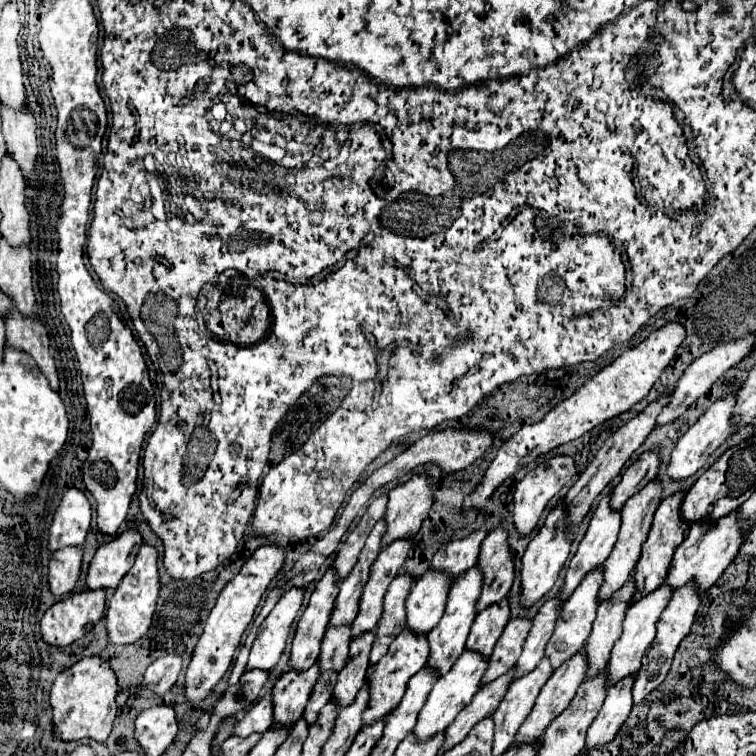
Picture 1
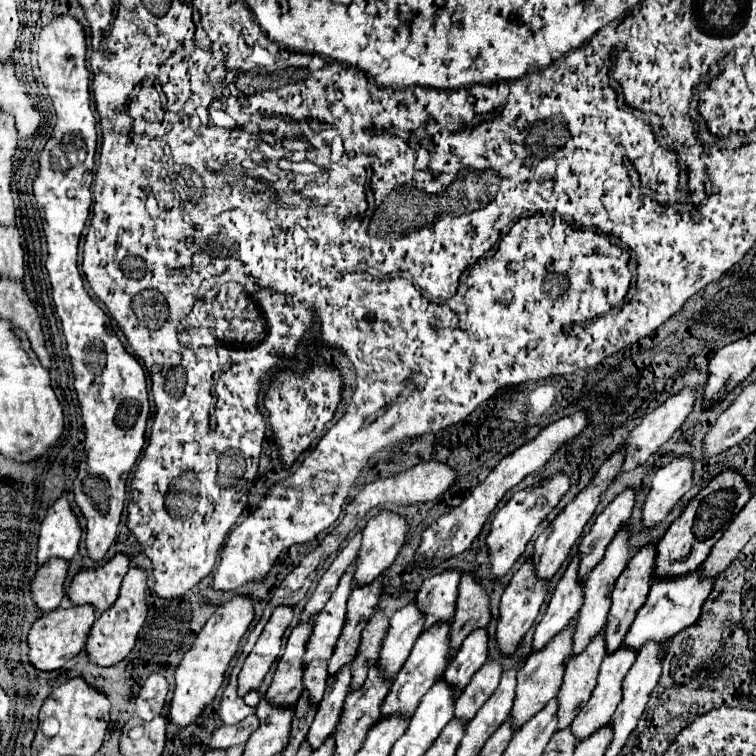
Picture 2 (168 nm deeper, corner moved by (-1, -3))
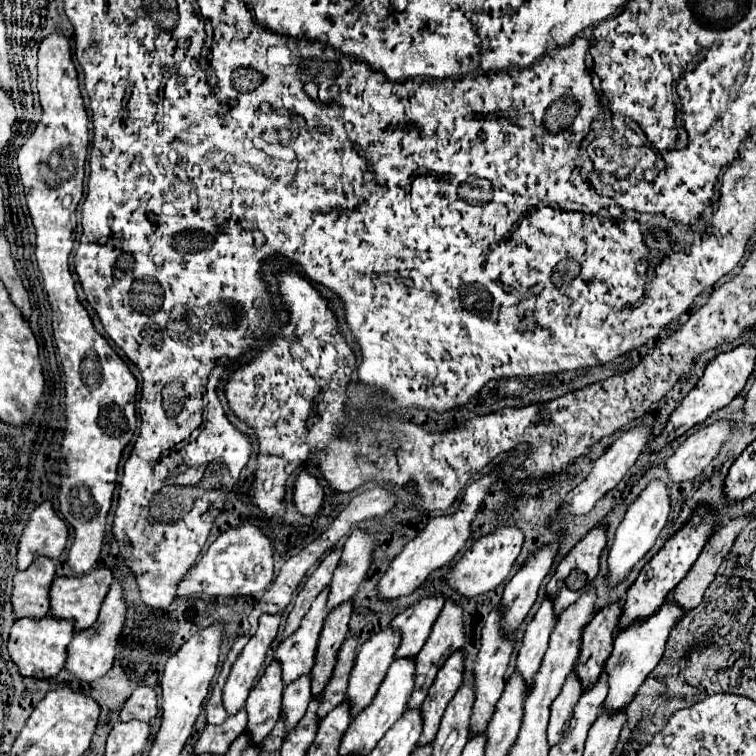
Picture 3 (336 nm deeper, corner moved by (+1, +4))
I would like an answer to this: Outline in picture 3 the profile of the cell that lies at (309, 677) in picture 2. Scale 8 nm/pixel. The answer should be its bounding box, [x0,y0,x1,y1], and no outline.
[282,673,310,729]

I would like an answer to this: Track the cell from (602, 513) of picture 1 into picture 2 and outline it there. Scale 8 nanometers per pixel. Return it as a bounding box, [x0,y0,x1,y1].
[532,556,584,650]

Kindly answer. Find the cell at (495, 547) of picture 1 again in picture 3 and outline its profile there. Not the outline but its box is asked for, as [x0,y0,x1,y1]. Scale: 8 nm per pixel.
[408,597,466,707]

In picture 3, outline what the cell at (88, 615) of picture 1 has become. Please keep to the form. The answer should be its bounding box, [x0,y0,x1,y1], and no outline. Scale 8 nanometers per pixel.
[8,615,74,677]

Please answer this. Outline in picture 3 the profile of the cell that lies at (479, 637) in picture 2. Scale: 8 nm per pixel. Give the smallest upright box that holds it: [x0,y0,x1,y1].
[422,649,464,745]

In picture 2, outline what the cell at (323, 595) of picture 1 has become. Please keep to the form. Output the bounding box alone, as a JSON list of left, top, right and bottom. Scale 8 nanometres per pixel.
[266,622,312,706]

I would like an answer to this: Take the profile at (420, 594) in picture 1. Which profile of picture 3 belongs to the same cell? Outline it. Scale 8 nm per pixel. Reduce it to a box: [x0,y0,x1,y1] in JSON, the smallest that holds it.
[346,625,402,717]

